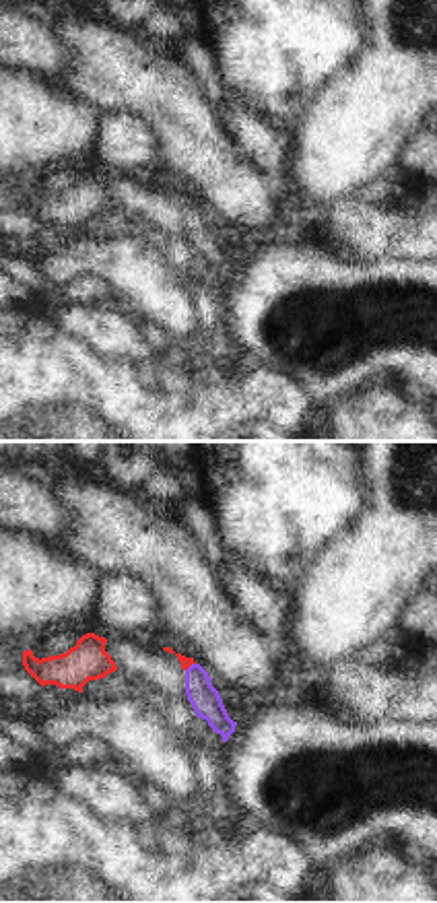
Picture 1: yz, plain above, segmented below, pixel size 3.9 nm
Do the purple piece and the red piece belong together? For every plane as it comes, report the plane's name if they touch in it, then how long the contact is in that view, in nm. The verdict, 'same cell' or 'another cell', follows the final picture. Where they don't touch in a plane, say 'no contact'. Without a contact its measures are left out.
contact in yz; length 50 nm

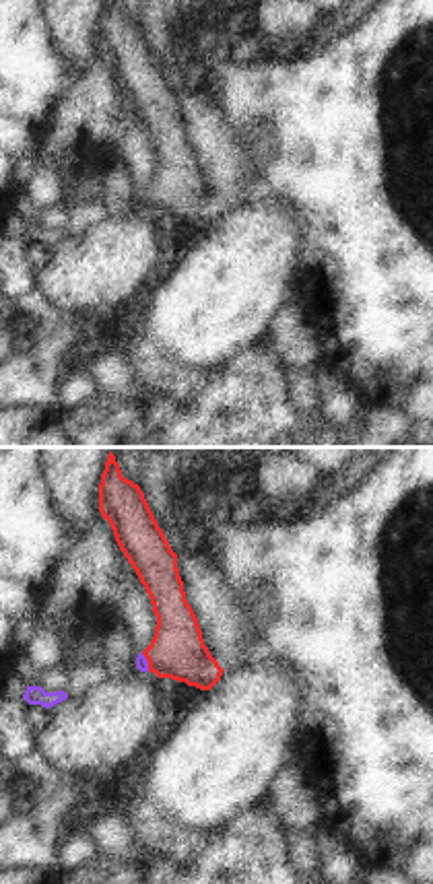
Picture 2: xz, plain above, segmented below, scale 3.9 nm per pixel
contact in xz; length 80 nm

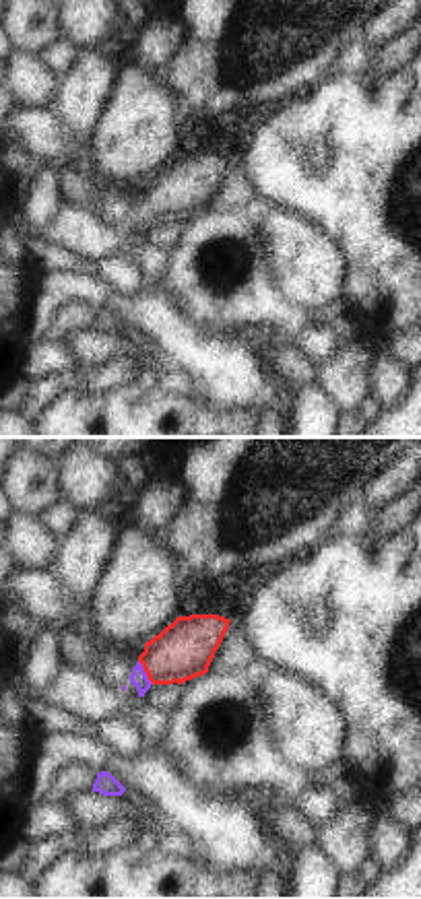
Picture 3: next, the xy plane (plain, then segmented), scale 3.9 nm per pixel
contact in xy; length 110 nm

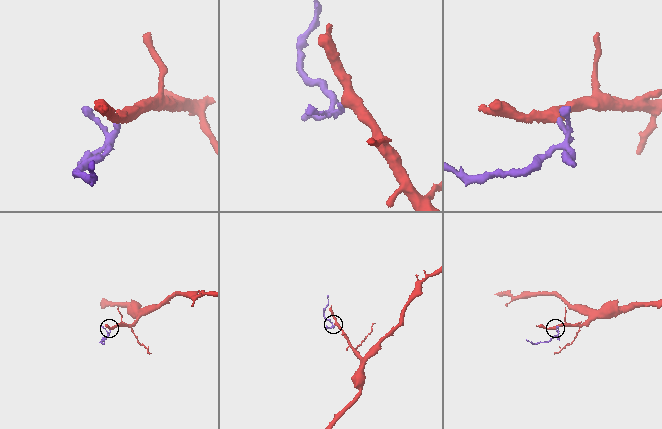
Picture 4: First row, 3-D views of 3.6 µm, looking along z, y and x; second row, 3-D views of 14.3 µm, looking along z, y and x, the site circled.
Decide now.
same cell

